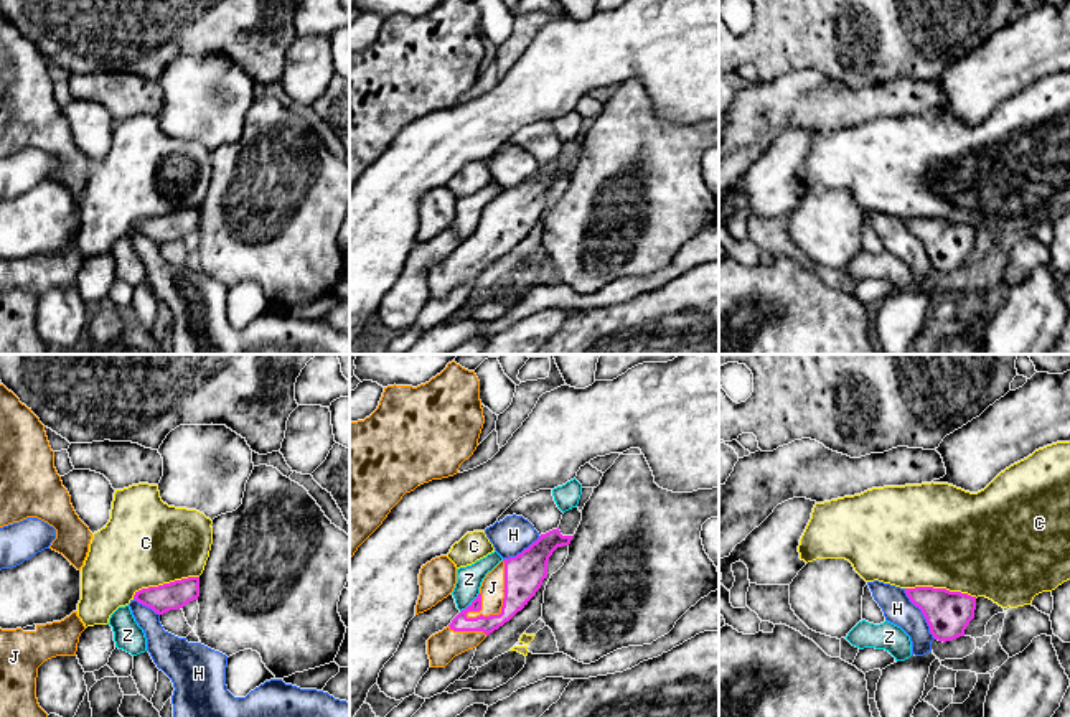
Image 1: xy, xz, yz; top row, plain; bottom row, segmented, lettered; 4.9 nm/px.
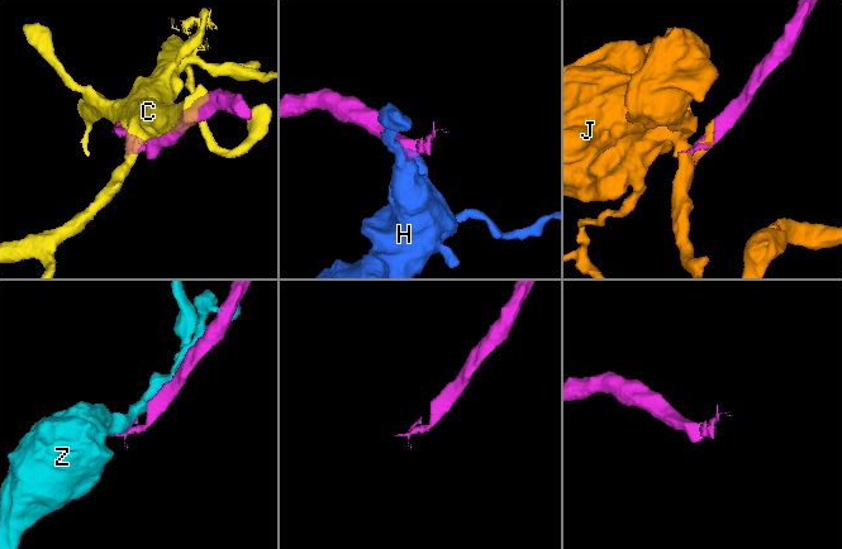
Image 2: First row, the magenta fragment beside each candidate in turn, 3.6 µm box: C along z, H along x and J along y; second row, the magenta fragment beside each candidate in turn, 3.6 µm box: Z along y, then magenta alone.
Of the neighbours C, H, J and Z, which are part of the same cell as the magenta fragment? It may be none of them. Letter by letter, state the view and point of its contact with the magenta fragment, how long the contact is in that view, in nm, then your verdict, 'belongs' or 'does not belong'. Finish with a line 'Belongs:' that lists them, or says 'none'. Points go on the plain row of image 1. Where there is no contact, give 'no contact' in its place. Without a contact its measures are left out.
C: meets magenta in xy at (164, 215); contact 340 nm long; does not belong
H: meets magenta in yz at (922, 243); contact 300 nm long; does not belong
J: meets magenta in xz at (503, 234); contact 340 nm long; belongs
Z: meets magenta in xz at (472, 233); contact 140 nm long; does not belong
Belongs: J

